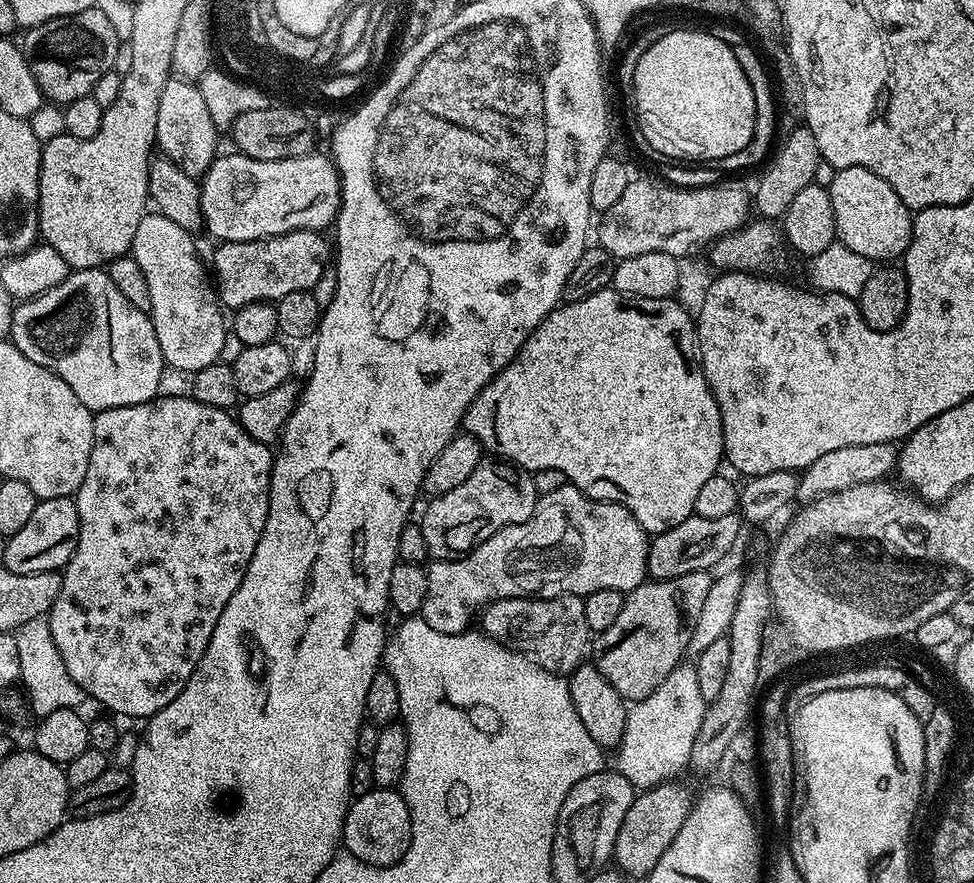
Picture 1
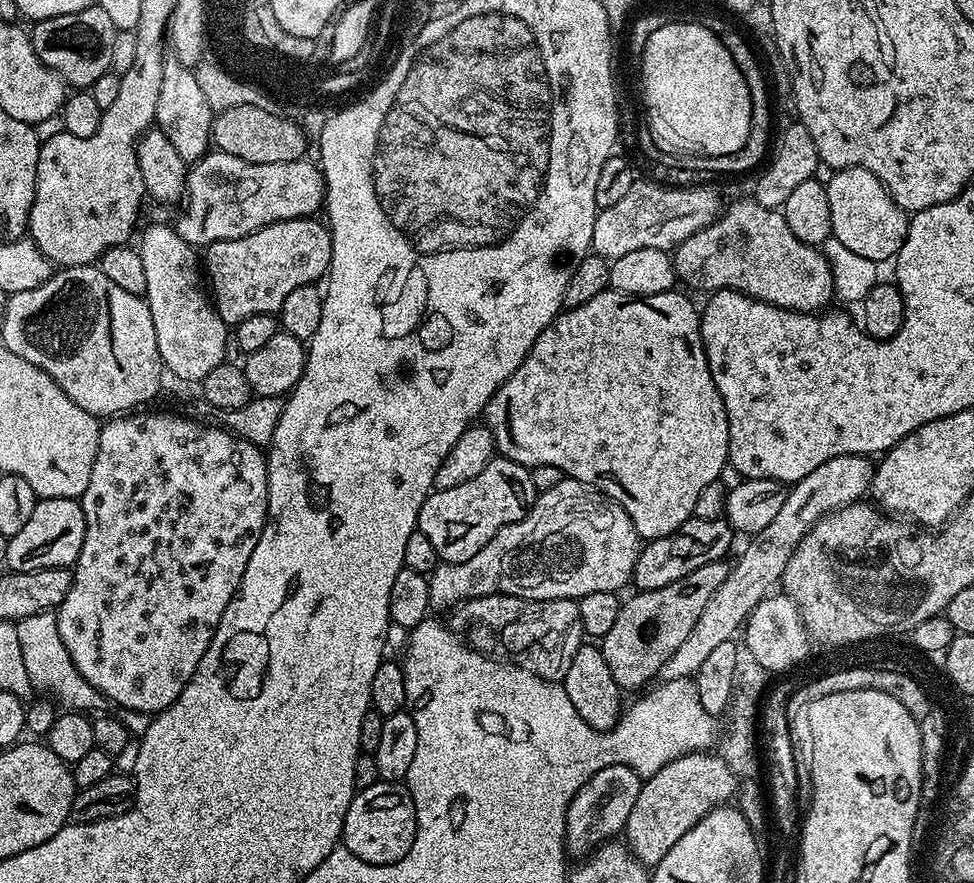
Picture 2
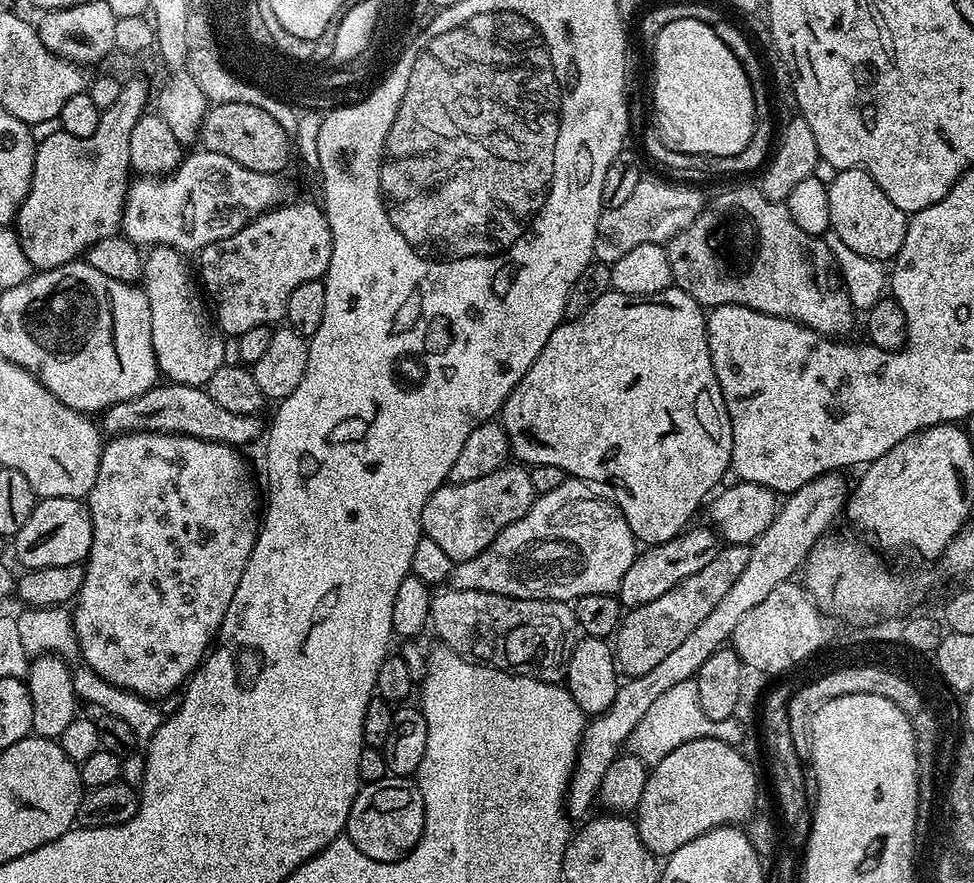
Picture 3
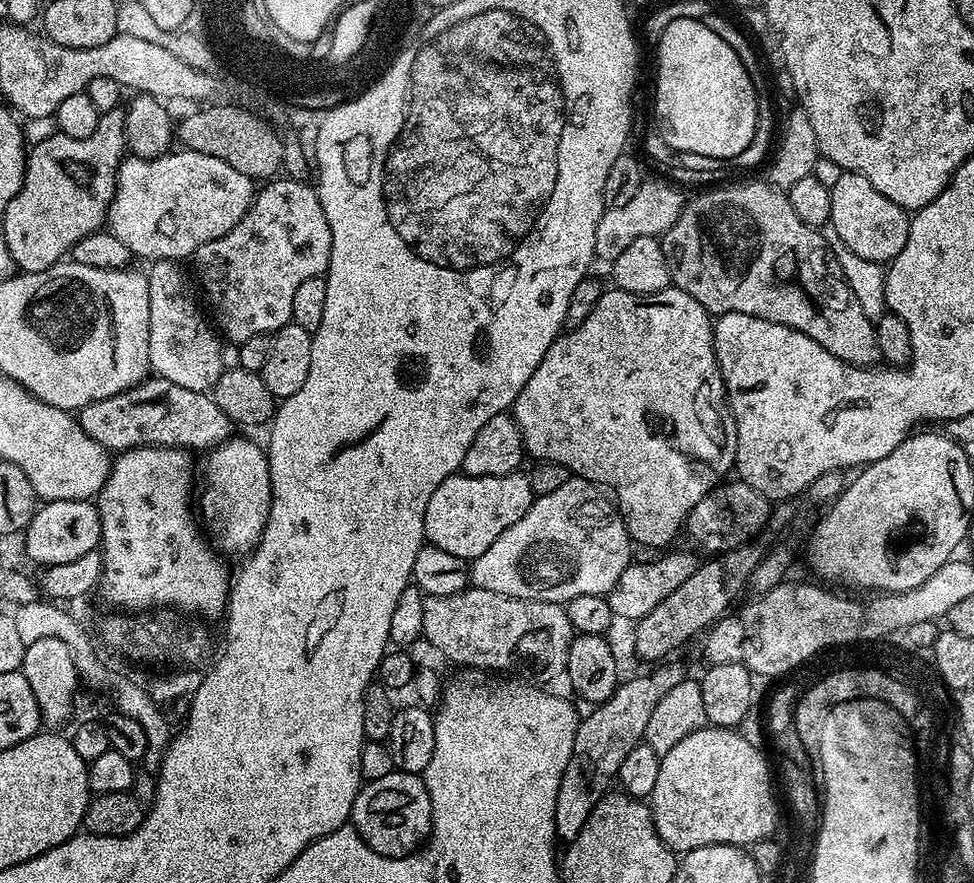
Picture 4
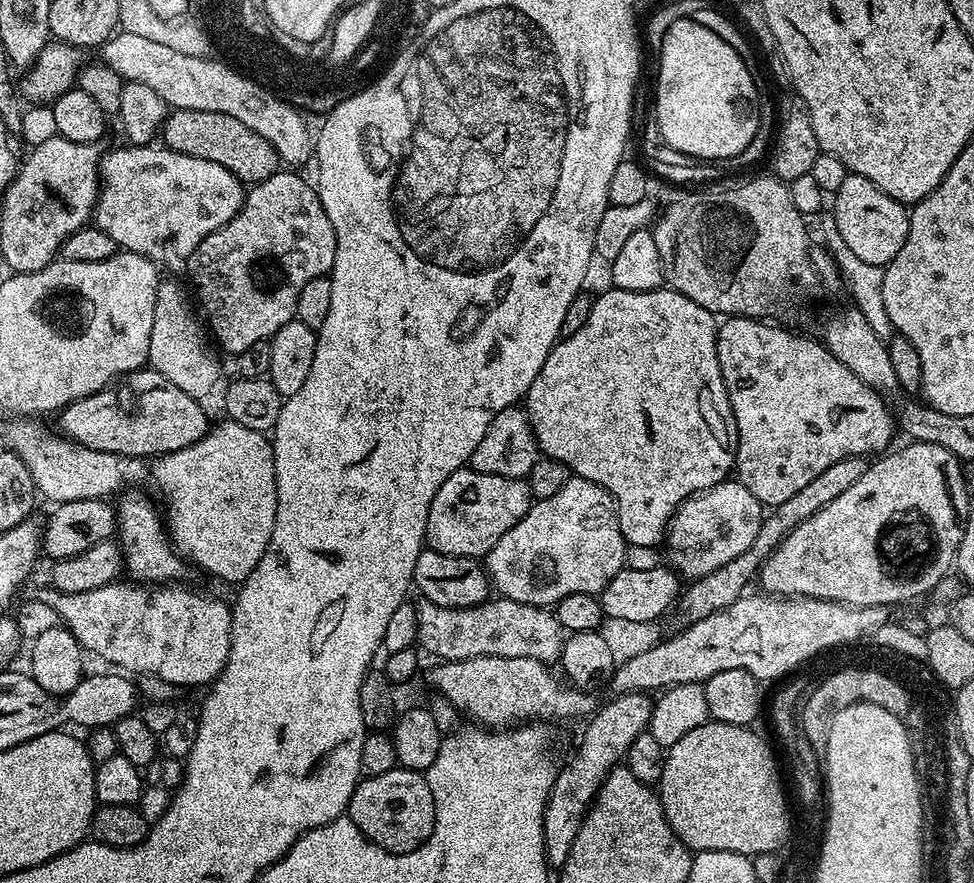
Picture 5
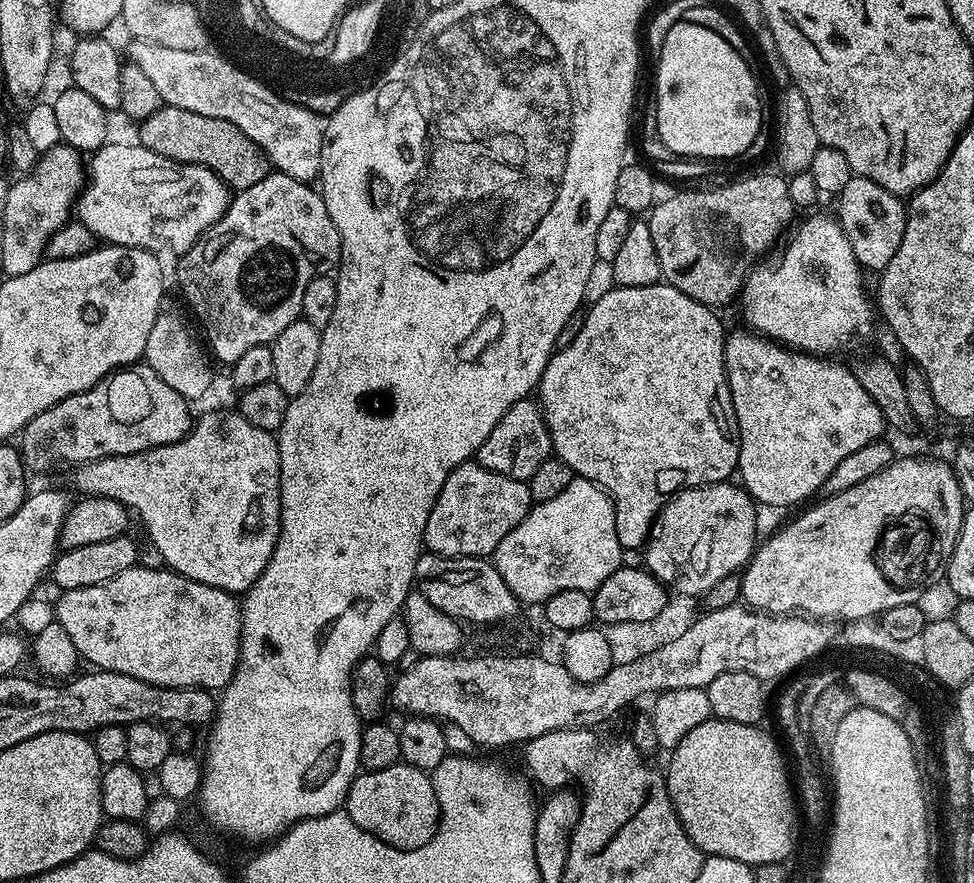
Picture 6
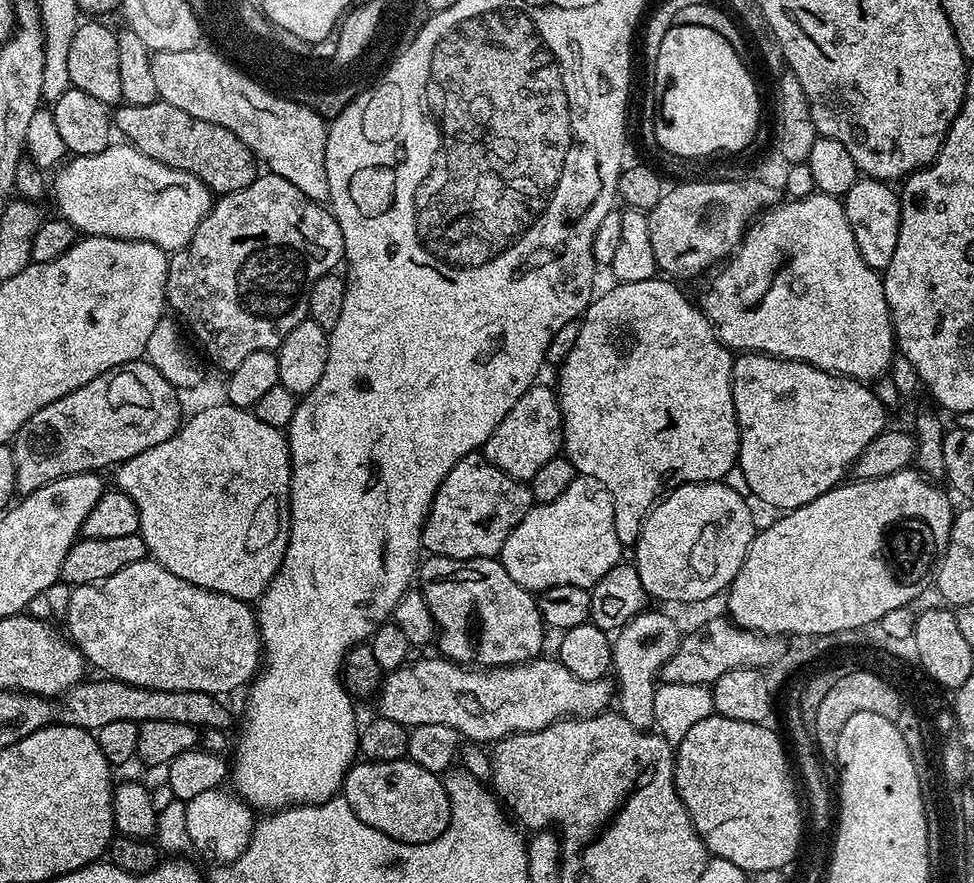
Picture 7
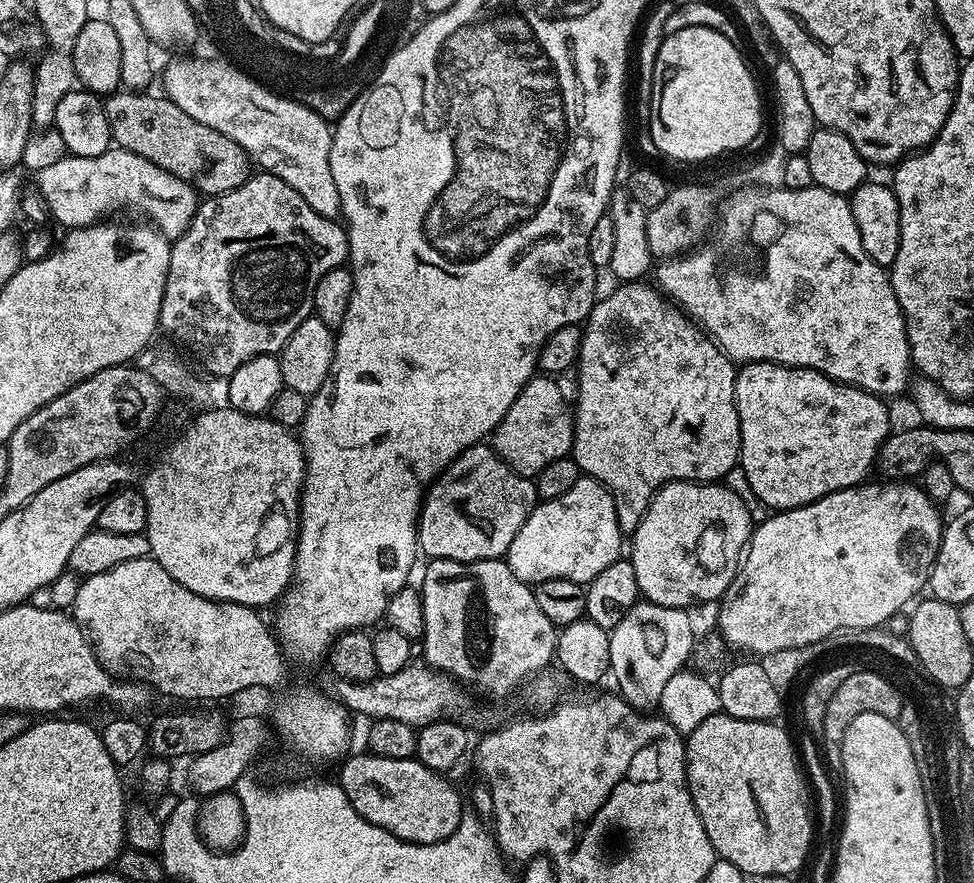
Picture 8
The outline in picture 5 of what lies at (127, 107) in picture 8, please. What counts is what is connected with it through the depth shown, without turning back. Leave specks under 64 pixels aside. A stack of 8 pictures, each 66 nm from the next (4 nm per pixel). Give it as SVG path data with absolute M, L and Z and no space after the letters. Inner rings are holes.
M177 108L169 111L162 129L162 144L171 152L206 158L206 162L218 162L226 166L226 170L230 170L230 174L234 174L245 186L262 182L282 168L276 148L270 146L262 134L250 130L250 126L242 126L242 122L238 122L238 118L230 118L230 114L218 114L214 110Z

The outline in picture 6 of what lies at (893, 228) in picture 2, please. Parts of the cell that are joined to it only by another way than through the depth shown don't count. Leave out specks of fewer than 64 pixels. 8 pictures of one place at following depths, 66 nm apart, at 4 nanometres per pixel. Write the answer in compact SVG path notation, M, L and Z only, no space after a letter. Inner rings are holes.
M854 174L850 182L846 182L846 190L840 192L838 203L840 225L846 238L850 238L850 250L854 250L854 258L858 258L861 269L869 273L883 273L895 261L898 246L902 246L902 234L906 230L908 217L905 201L878 186L878 182L870 182L870 178Z

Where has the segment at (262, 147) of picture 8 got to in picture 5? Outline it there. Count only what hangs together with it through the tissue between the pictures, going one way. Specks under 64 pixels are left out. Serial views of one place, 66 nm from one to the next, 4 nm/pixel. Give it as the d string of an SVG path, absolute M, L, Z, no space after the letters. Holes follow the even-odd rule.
M123 30L104 41L103 52L103 64L110 66L110 70L117 72L126 82L133 80L152 87L168 103L169 109L214 110L218 114L230 114L230 118L238 118L242 126L250 126L250 130L262 134L262 138L276 148L285 165L296 166L292 164L304 164L307 160L309 163L313 159L314 136L311 131L308 133L305 117L223 59L181 54L170 46L162 46L162 42L153 42L151 38Z

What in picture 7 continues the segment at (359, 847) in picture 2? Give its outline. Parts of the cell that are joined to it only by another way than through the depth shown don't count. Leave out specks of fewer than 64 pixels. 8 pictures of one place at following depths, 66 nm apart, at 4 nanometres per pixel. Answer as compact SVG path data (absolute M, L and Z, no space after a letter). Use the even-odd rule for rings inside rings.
M410 759L394 762L356 762L344 776L342 795L374 830L403 844L429 844L448 829L450 798L444 789L443 779L430 770L422 770Z

